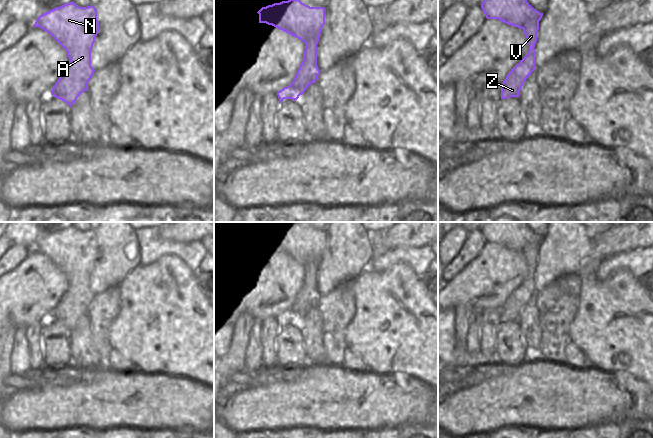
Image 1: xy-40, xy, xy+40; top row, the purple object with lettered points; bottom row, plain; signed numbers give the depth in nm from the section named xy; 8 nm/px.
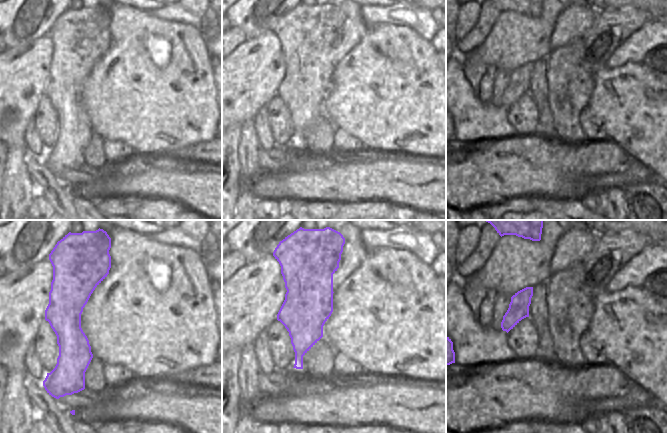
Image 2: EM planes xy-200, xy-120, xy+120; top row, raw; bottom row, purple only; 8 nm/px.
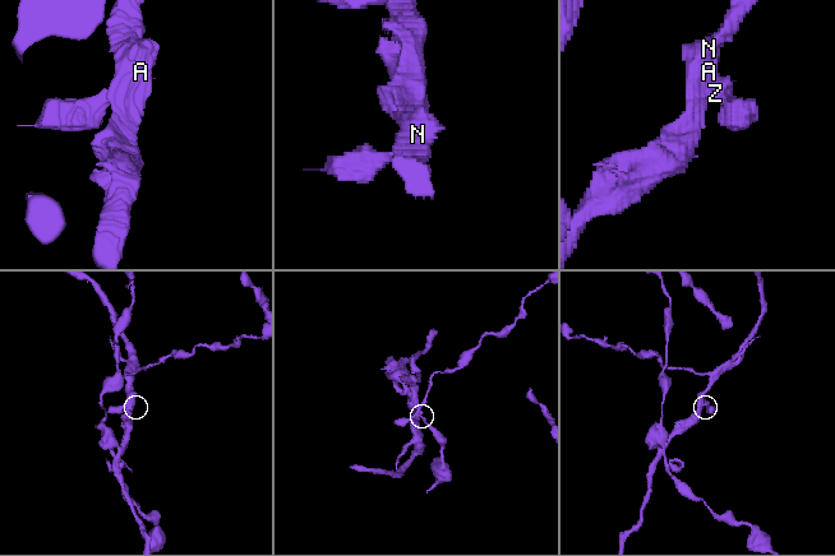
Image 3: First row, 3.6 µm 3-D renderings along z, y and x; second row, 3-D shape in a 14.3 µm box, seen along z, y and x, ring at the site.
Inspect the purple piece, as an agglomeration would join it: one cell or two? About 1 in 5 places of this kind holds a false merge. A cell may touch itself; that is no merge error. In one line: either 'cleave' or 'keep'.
cleave

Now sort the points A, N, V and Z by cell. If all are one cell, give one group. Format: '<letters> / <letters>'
A N / V Z

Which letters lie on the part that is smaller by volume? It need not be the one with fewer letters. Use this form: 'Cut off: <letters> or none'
Cut off: V, Z

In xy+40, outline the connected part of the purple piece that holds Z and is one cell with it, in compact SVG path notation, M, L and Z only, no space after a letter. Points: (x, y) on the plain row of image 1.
M527 277L507 298L501 308L501 323L519 321L519 316L525 304L533 296L533 282Z

